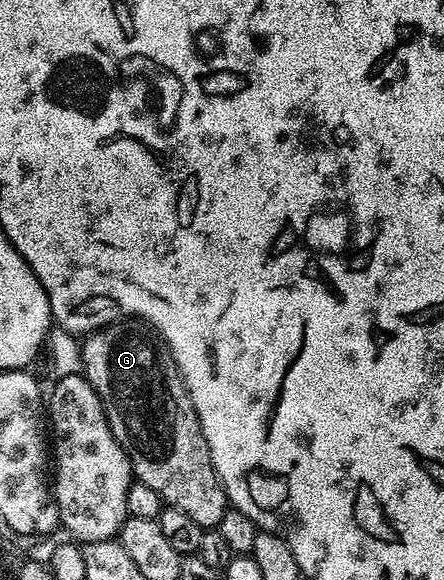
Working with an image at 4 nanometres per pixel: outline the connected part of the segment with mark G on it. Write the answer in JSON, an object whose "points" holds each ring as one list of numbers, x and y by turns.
{"points":[[125,319,88,334,80,344,85,363,83,375,99,395,111,431,129,457,134,478,159,491,162,502,168,508,184,511,188,517,195,519,195,523,199,523,201,529,216,530,227,508,225,488,217,478,195,407,168,349,154,336,148,325,130,323]]}

